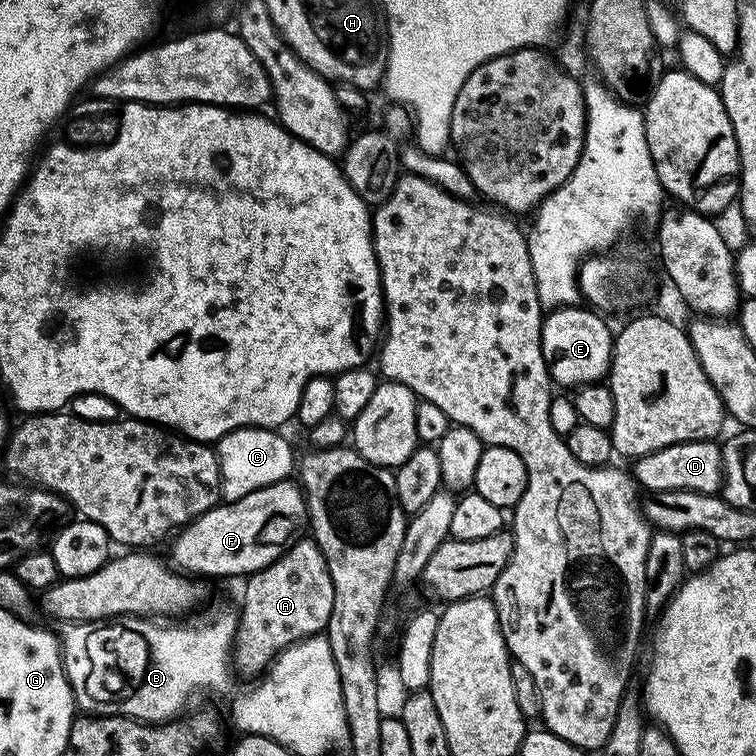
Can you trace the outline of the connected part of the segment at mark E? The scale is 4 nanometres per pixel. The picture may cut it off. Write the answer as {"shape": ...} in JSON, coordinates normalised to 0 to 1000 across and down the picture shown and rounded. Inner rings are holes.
{"shape":[[[778,405],[733,407],[721,417],[717,431],[717,474],[722,479],[731,509],[741,512],[742,508],[743,512],[751,513],[746,516],[761,516],[769,508],[786,508],[803,499],[804,488],[810,484],[812,439],[811,435],[804,435],[803,426],[792,417],[798,418]]]}

